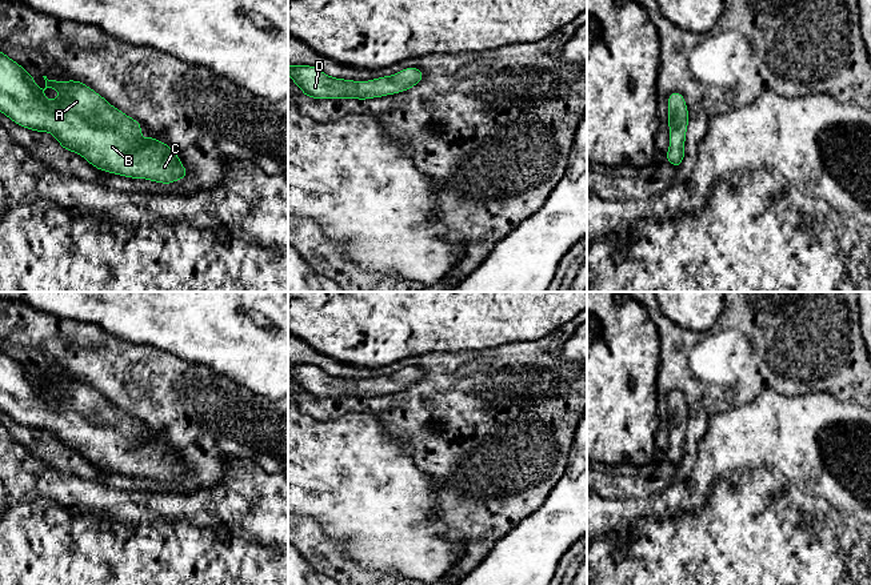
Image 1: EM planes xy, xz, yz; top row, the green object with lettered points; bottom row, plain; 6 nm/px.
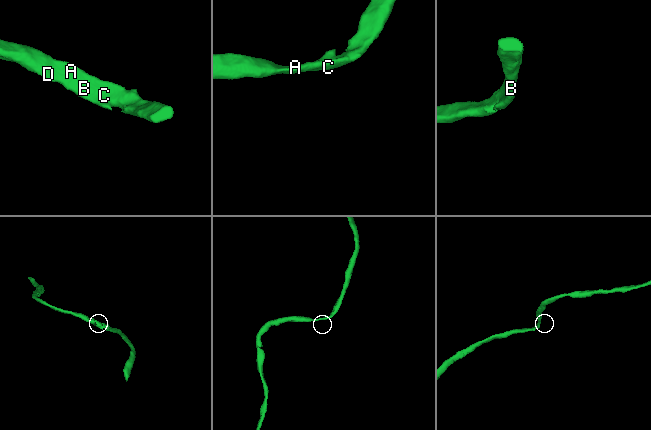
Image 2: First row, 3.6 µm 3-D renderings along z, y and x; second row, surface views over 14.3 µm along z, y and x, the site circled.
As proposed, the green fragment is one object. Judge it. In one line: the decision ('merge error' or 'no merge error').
no merge error

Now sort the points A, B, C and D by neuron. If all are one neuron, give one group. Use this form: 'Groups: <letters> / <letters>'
Groups: A B C D

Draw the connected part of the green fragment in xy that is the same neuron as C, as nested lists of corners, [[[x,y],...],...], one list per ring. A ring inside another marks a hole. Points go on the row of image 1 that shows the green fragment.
[[[0,52],[0,112],[27,129],[53,135],[65,151],[80,155],[99,171],[161,184],[172,184],[188,176],[179,155],[171,147],[155,137],[143,139],[140,121],[111,105],[87,84],[43,77],[44,89],[35,84],[35,76]],[[47,88],[53,88],[61,97],[47,100],[43,93]]]

